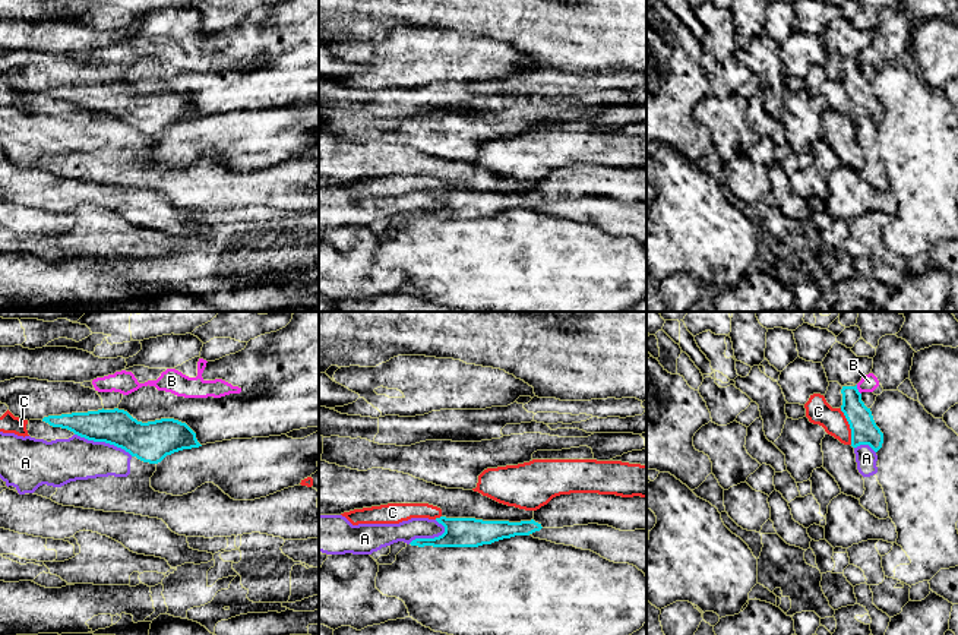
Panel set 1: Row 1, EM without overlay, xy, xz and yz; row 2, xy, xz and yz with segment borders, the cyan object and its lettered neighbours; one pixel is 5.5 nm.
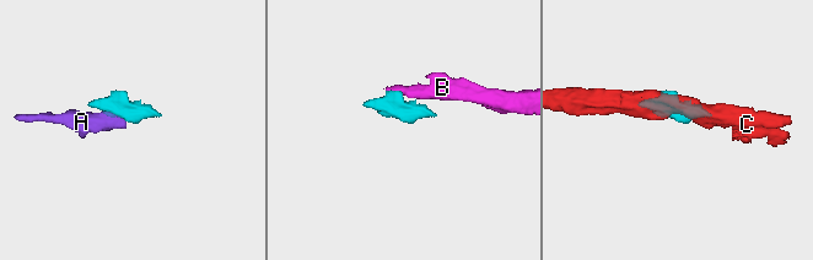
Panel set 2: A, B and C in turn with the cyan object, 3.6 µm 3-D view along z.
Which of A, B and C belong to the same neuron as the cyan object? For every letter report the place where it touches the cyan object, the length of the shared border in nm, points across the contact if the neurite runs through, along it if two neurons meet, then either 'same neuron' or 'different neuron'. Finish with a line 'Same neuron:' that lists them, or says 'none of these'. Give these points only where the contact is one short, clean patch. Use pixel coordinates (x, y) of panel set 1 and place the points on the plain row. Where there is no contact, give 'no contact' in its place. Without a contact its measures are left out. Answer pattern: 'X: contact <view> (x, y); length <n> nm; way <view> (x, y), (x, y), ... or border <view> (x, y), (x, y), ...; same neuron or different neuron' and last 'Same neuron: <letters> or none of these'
A: contact xy (104, 113); length 340 nm; border xy (75, 106), (88, 111), (113, 116), (132, 128); different neuron
B: contact yz (857, 62); length 60 nm; border yz (856, 57), (860, 66); different neuron
C: contact yz (850, 98); length 220 nm; different neuron
Same neuron: none of these

